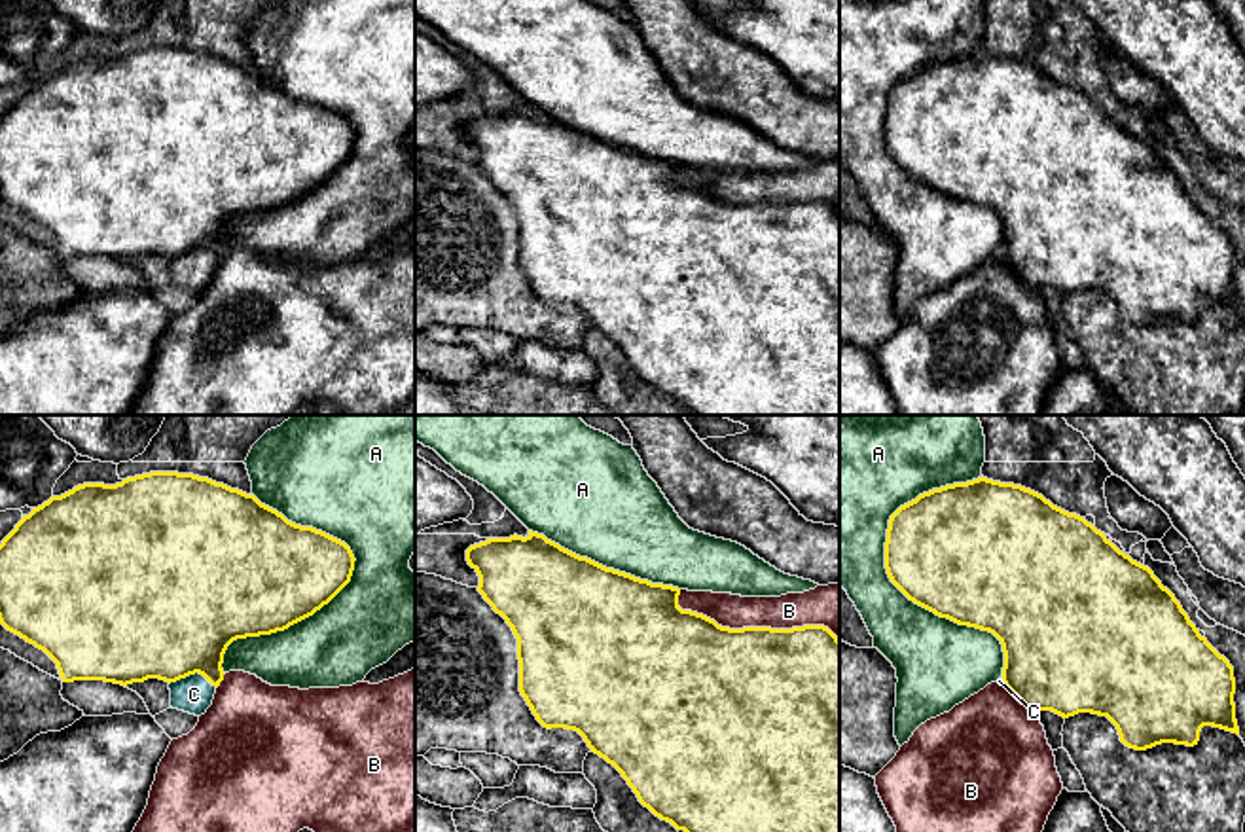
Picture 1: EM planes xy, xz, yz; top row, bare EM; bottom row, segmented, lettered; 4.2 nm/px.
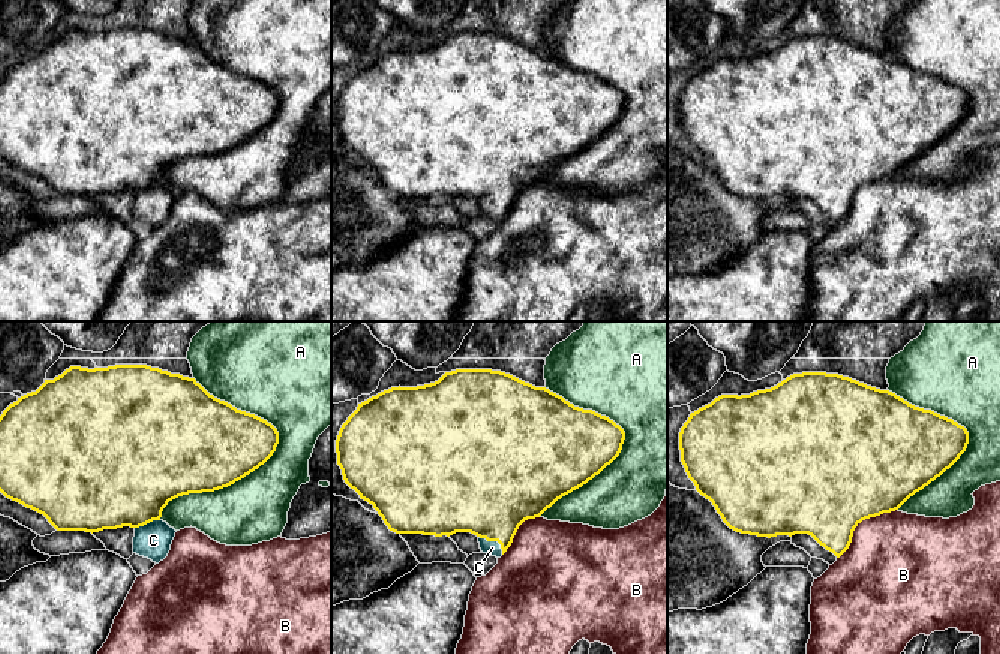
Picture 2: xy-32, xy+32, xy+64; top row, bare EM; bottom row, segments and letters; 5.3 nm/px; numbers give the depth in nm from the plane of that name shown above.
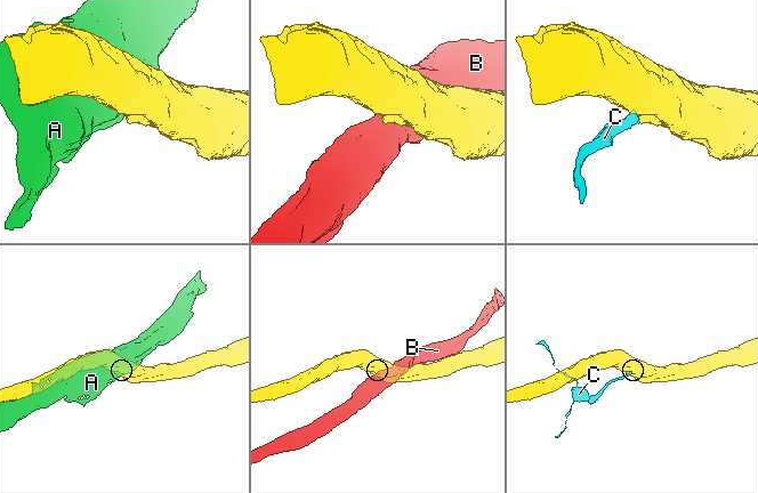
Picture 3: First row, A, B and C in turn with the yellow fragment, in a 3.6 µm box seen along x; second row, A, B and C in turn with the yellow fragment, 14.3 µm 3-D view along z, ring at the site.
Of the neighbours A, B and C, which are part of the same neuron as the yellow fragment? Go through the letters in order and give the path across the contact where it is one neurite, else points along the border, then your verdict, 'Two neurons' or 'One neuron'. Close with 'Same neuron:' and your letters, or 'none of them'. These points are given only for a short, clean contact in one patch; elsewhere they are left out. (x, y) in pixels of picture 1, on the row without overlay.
A: Two neurons
B: Two neurons
C: Path across: xy (173, 194), (194, 249), (194, 270). One neuron
Same neuron: C

